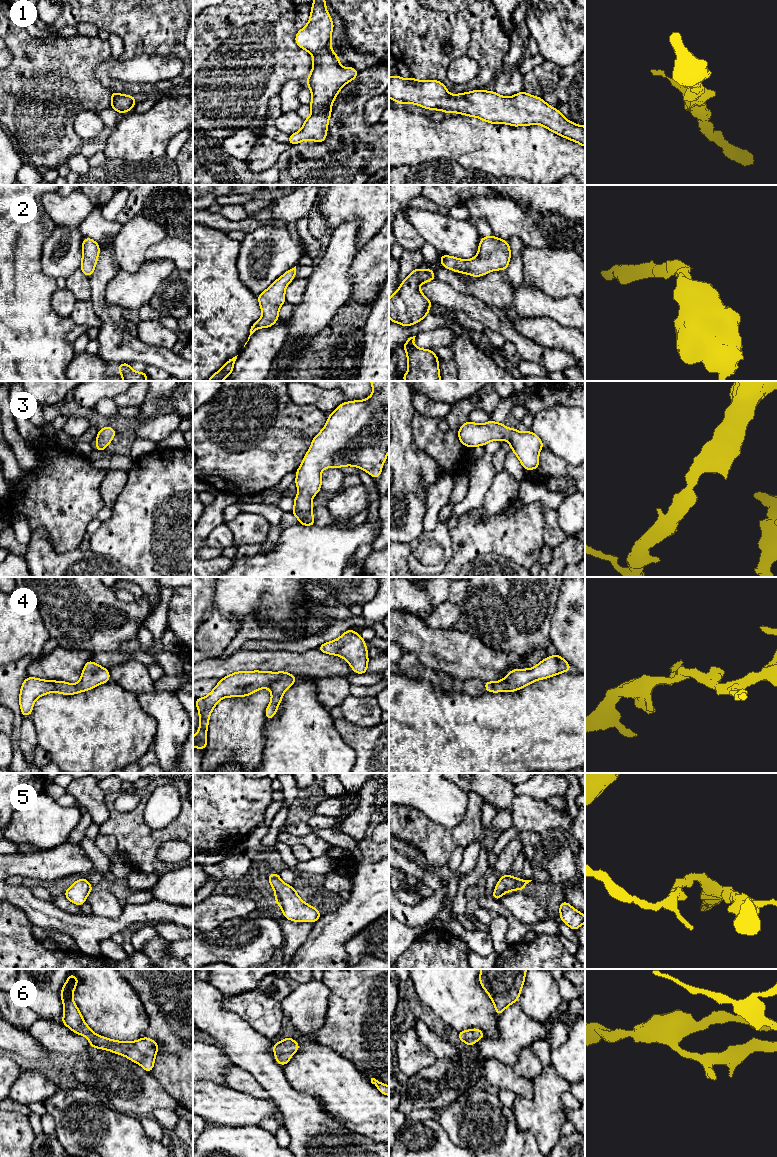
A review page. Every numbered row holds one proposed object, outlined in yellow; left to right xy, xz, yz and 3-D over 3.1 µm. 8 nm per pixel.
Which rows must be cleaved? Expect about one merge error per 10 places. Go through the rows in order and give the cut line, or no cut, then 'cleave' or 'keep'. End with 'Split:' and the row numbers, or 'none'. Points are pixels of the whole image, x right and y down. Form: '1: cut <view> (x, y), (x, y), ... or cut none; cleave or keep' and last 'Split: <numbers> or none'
1: cut none; keep
2: cut none; keep
3: cut none; keep
4: cut none; keep
5: cut none; keep
6: cut none; keep
Split: none

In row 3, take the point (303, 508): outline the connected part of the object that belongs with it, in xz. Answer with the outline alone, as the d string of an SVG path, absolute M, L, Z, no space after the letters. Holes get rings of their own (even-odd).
M370 381L373 394L366 400L343 402L336 407L334 412L328 415L324 428L312 439L311 446L304 455L303 462L296 470L297 490L299 494L294 497L294 508L292 515L296 516L299 524L313 526L316 524L312 515L312 498L321 490L321 472L328 468L341 468L344 466L355 466L366 471L373 478L378 479L383 469L382 464L387 460L389 451L389 381Z

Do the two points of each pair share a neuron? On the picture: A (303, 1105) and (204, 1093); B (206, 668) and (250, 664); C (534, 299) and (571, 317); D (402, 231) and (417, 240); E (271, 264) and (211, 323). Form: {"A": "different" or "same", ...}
{"A": "different", "B": "same", "C": "same", "D": "same", "E": "different"}

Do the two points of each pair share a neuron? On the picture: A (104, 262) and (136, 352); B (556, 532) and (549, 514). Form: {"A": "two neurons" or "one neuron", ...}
{"A": "one neuron", "B": "one neuron"}

